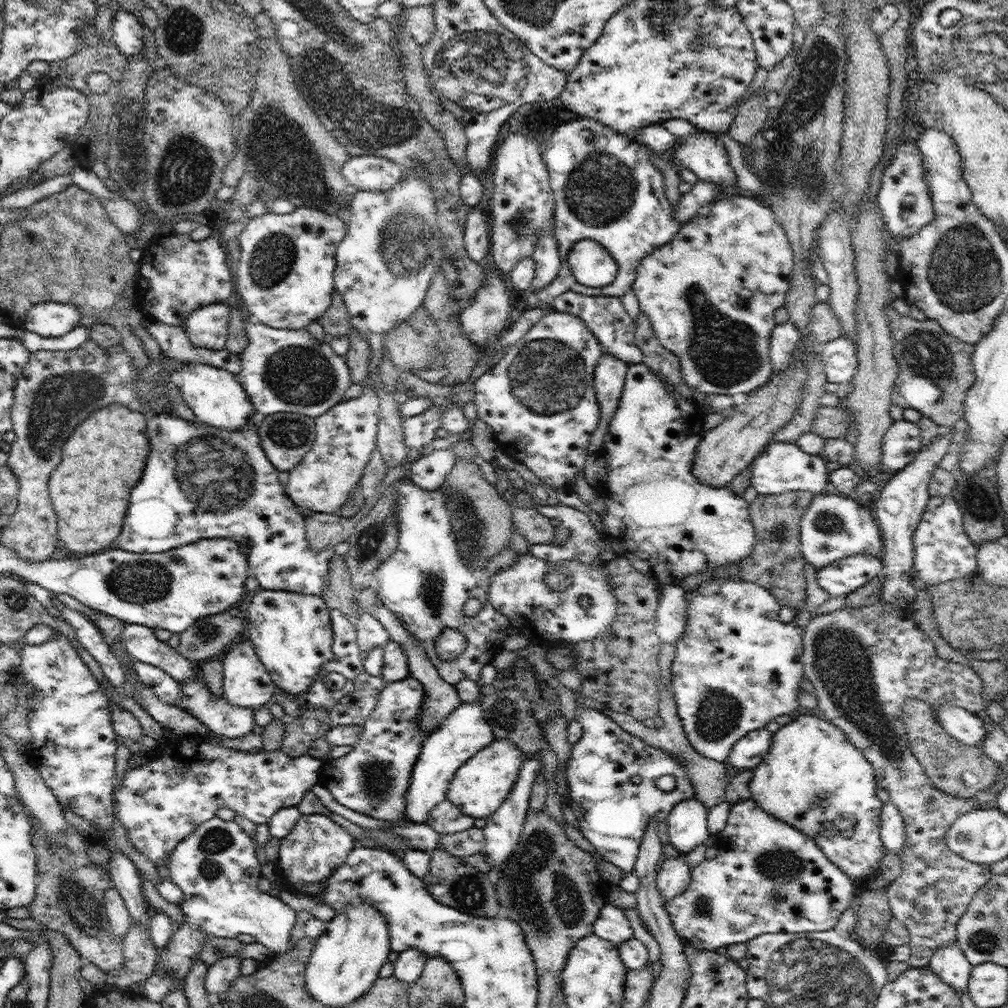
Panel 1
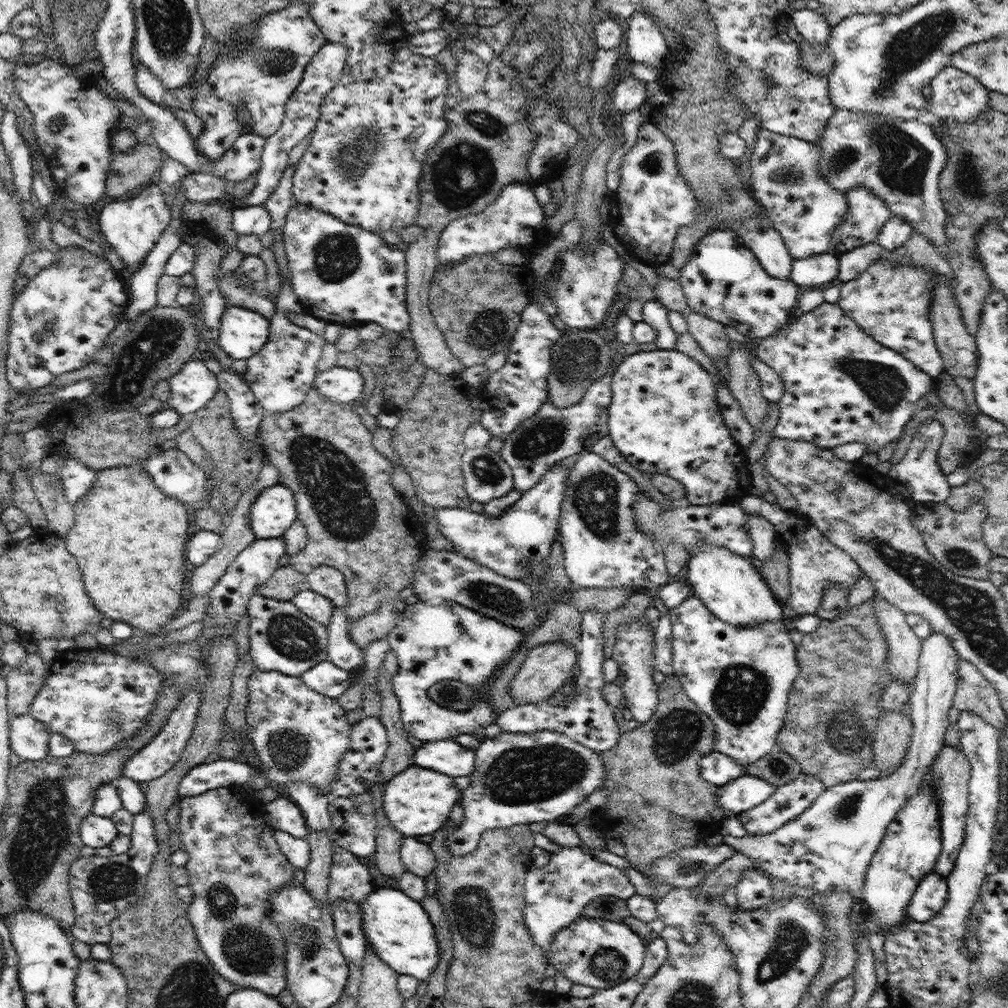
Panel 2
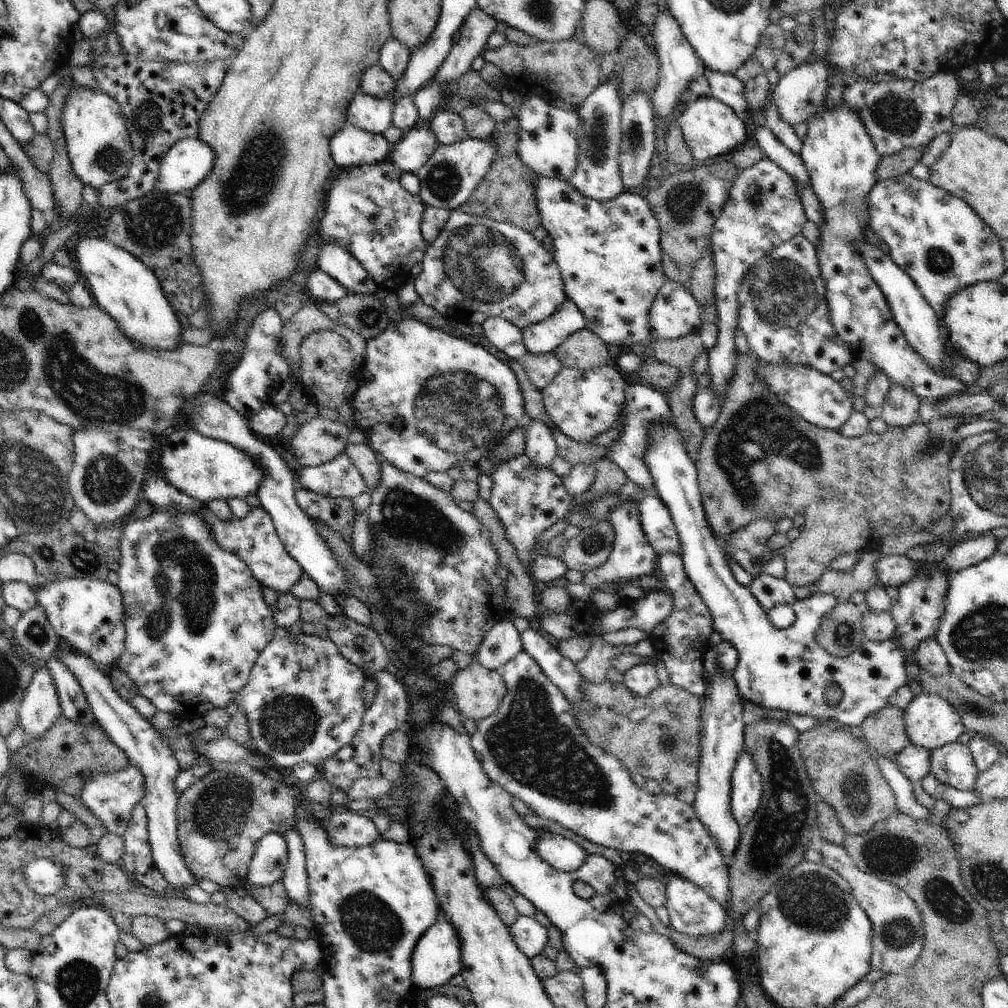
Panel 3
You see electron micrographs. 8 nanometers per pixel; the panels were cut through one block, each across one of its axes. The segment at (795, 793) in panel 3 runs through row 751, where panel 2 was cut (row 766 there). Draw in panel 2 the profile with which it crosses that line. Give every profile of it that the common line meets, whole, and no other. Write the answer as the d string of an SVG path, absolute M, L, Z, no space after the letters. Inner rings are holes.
M776 744L766 756L762 756L755 763L746 765L745 773L756 775L778 788L795 780L802 774L802 770L796 759Z

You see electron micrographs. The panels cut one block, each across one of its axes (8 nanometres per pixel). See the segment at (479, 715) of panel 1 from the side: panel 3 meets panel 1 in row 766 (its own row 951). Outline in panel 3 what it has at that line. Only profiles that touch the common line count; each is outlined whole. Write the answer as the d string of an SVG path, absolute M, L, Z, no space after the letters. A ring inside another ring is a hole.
M441 909L436 922L418 939L411 961L411 980L416 989L440 988L450 982L450 979L454 978L456 974L459 974L462 968L459 936L443 916Z

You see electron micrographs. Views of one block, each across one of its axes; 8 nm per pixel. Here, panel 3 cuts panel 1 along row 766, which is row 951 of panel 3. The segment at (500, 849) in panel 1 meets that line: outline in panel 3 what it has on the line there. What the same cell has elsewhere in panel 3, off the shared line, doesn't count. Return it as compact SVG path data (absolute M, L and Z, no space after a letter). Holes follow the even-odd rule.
M520 915L509 929L514 944L529 959L544 953L548 942L547 928L541 926L534 916Z

